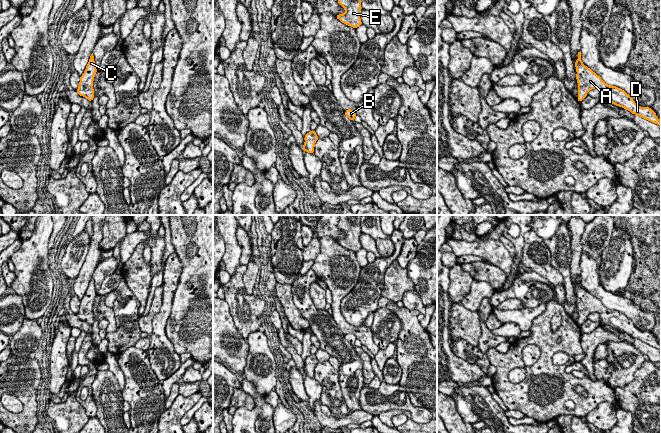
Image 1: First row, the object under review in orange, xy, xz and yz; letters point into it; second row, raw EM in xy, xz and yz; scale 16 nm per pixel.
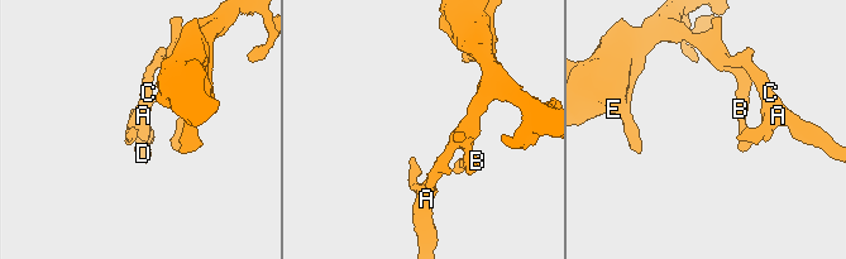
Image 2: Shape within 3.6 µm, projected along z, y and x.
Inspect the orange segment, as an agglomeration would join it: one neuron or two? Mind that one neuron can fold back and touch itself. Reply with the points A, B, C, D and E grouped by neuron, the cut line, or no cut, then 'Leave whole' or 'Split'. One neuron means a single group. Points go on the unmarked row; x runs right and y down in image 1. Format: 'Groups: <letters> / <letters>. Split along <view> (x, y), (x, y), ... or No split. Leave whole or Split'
Groups: A B C D E. No split. Leave whole

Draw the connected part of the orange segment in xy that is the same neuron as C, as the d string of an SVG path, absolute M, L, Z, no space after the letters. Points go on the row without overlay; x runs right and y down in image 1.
M93 277L90 280L89 286L82 300L80 301L79 311L76 314L80 320L92 325L94 322L93 304L97 296Z

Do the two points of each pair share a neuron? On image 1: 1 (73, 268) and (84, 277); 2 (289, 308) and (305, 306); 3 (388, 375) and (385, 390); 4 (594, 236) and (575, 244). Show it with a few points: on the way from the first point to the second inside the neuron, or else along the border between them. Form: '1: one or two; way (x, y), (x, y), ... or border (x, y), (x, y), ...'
1: two; border (87, 250), (85, 261), (75, 279)
2: two; border (291, 285), (292, 301), (308, 321), (309, 326)
3: two; border (383, 380), (387, 383), (398, 384)
4: two; border (586, 225), (580, 241), (581, 253)

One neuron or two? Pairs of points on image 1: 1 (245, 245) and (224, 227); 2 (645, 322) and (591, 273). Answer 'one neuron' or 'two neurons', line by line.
1: two neurons
2: one neuron

